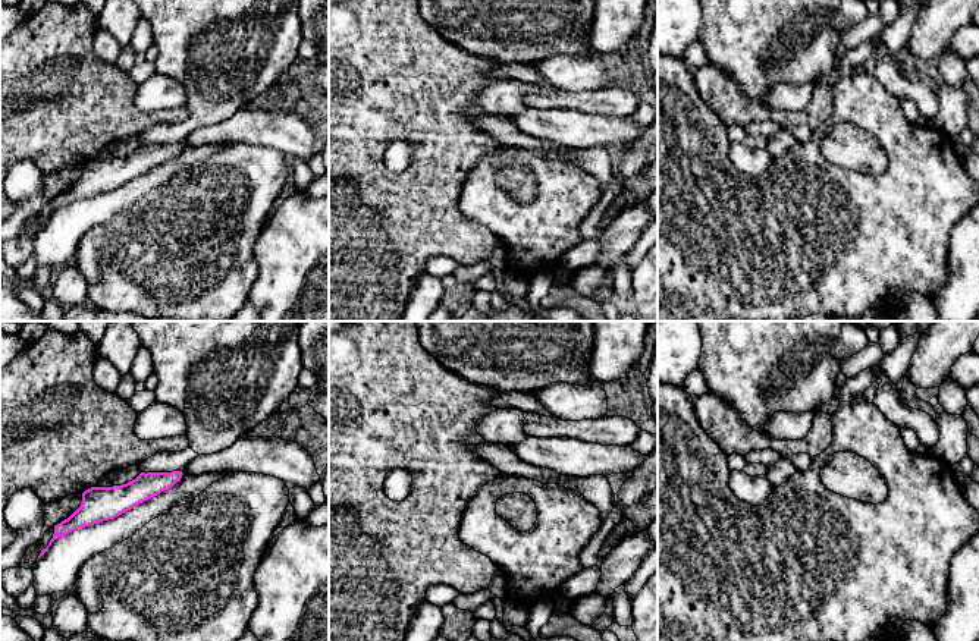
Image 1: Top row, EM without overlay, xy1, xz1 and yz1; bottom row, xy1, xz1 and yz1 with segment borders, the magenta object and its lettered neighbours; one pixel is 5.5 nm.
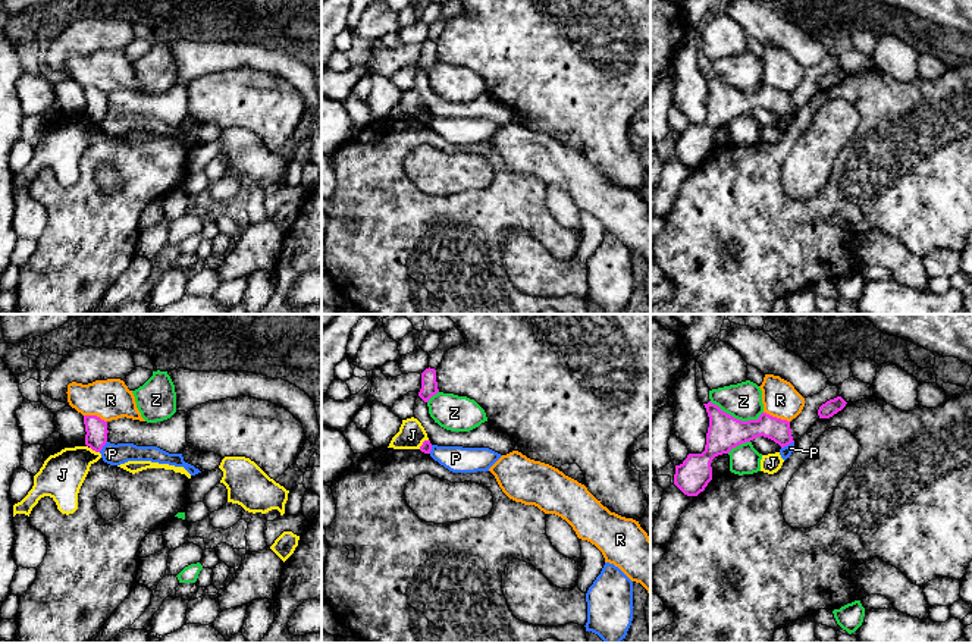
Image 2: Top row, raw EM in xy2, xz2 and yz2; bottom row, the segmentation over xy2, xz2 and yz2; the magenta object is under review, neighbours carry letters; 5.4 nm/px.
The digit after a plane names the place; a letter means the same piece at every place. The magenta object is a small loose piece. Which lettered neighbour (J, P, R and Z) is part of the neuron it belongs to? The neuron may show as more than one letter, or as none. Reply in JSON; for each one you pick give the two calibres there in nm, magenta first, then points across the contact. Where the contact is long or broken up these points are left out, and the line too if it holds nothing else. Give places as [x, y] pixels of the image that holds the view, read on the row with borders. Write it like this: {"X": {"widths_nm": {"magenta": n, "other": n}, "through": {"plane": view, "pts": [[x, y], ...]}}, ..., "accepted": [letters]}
{"accepted": []}

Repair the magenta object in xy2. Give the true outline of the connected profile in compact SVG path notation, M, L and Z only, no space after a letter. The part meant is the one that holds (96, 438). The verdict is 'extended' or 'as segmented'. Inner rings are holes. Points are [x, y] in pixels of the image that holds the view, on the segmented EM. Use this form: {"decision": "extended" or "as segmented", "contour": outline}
{"decision": "as segmented", "contour": "M84 415L85 445L93 451L100 452L107 442L107 421L97 415Z"}

